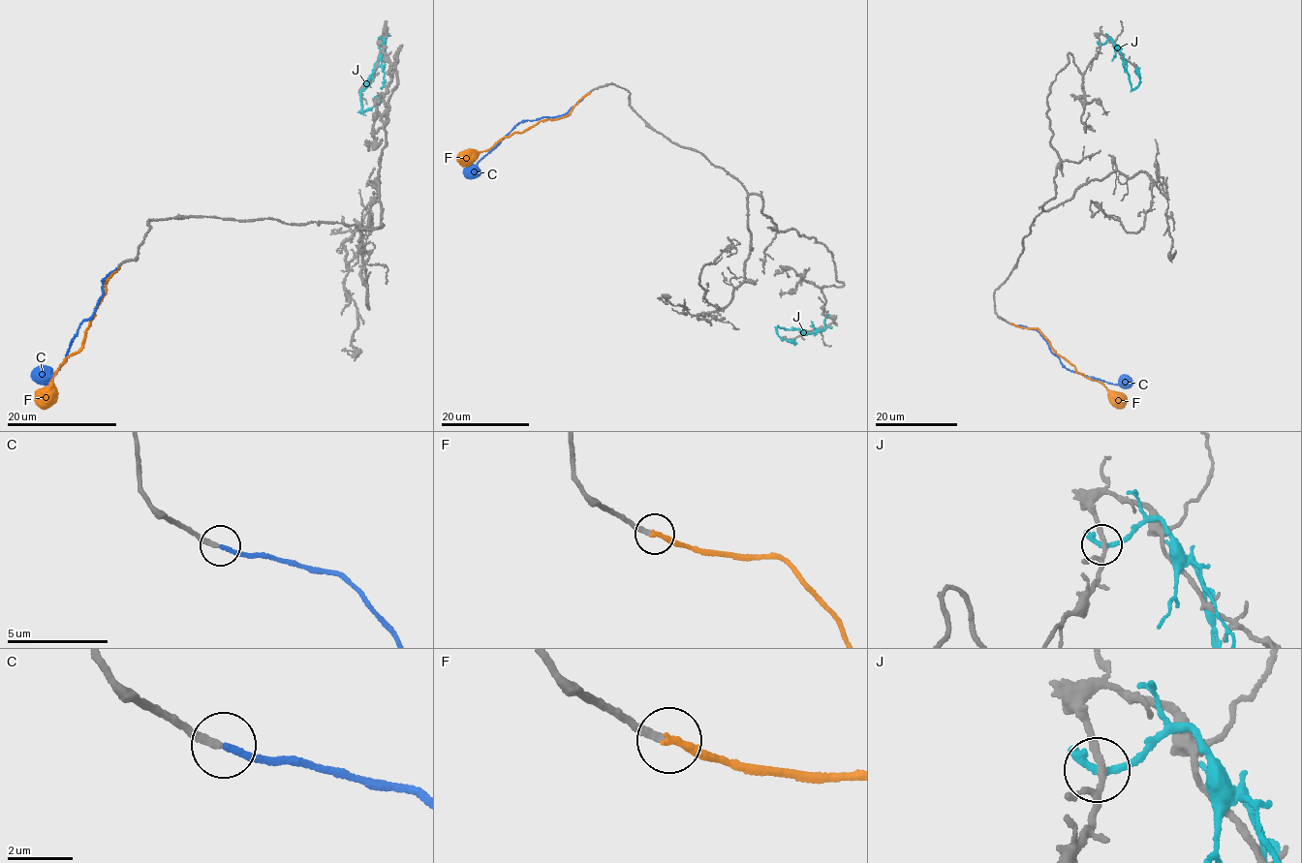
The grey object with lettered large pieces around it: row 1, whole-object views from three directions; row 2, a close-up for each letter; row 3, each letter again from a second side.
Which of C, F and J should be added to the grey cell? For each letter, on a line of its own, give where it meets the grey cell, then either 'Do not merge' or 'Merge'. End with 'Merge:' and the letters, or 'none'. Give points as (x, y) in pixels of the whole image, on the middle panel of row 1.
C: Touches grey at (589, 92). Merge
F: Touches grey at (589, 93). Do not merge
J: Touches grey at (826, 317). Do not merge
Merge: C

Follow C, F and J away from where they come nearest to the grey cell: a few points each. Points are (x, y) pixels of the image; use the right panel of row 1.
C: (1011, 323), (1034, 328), (1039, 333), (1064, 366), (1123, 386), (1131, 382)
F: (1011, 323), (1037, 328), (1053, 351), (1077, 372), (1099, 381), (1122, 398), (1124, 407)
J: (1100, 44), (1112, 40), (1119, 50), (1132, 88), (1140, 79), (1137, 67)

